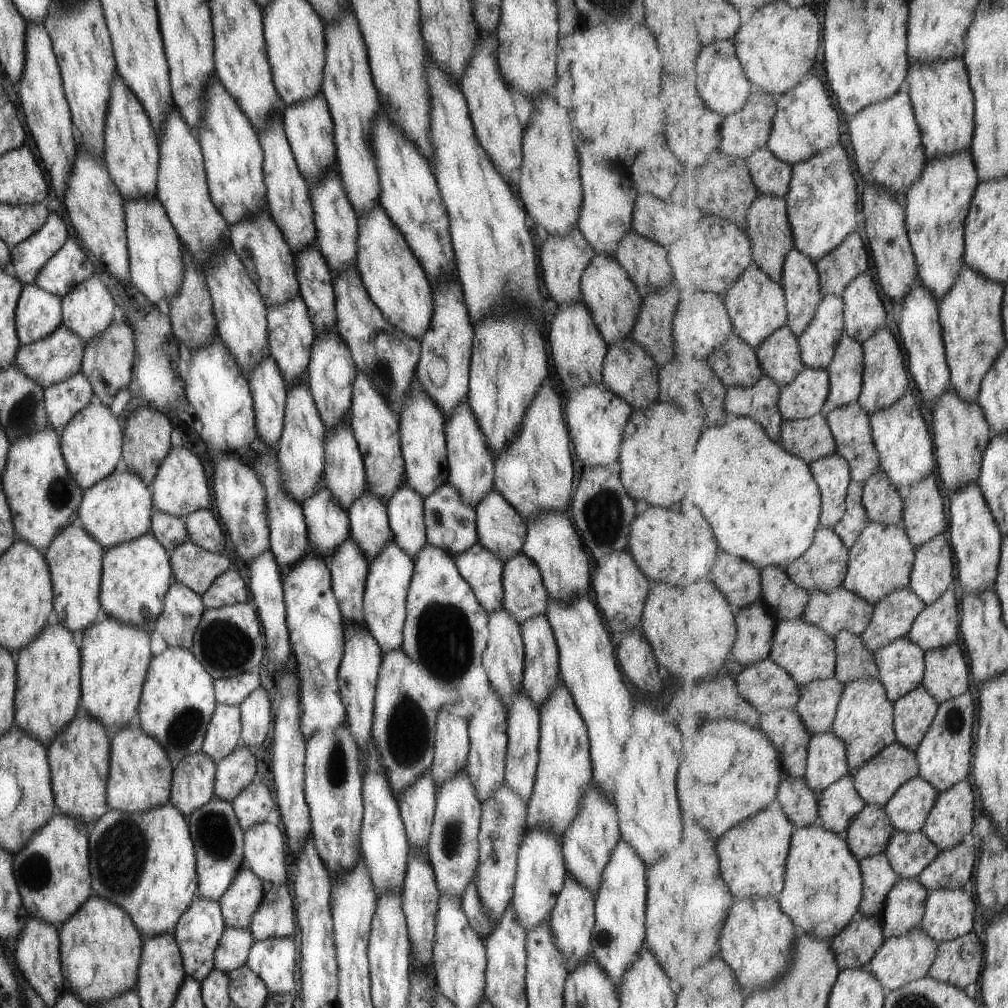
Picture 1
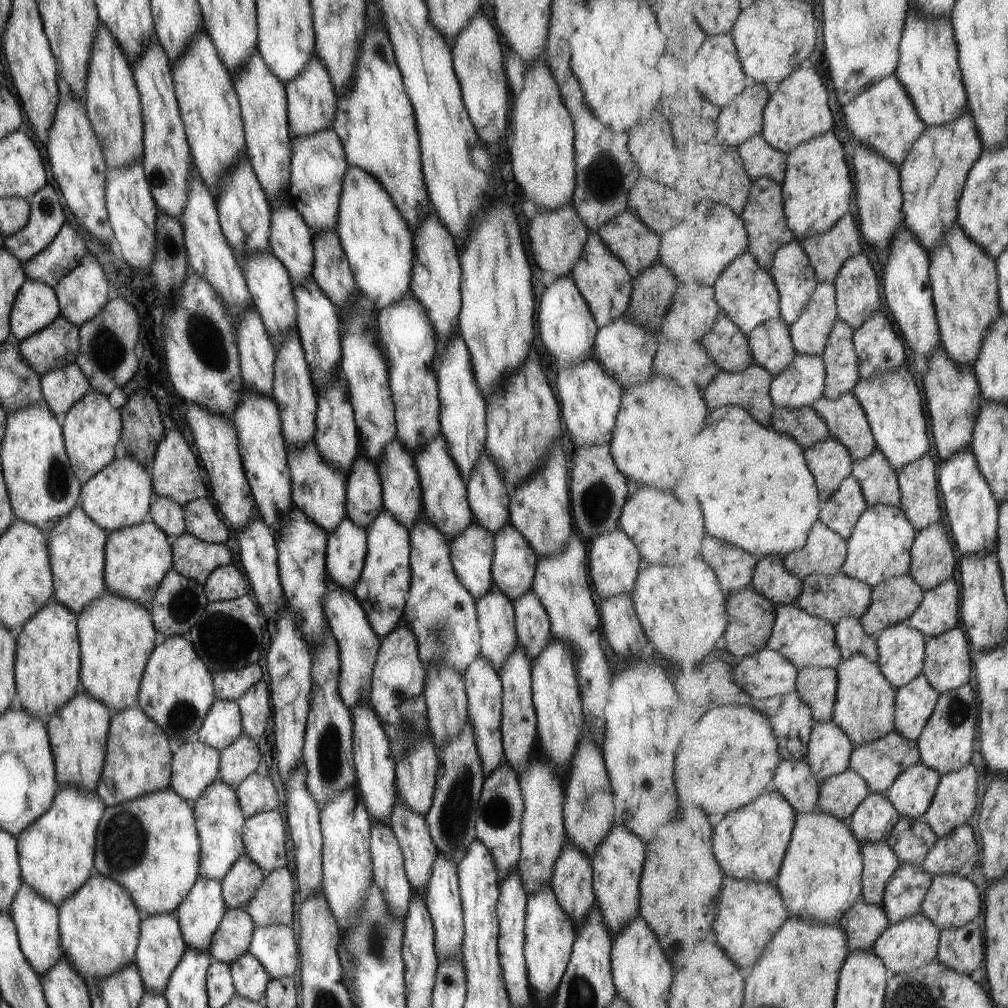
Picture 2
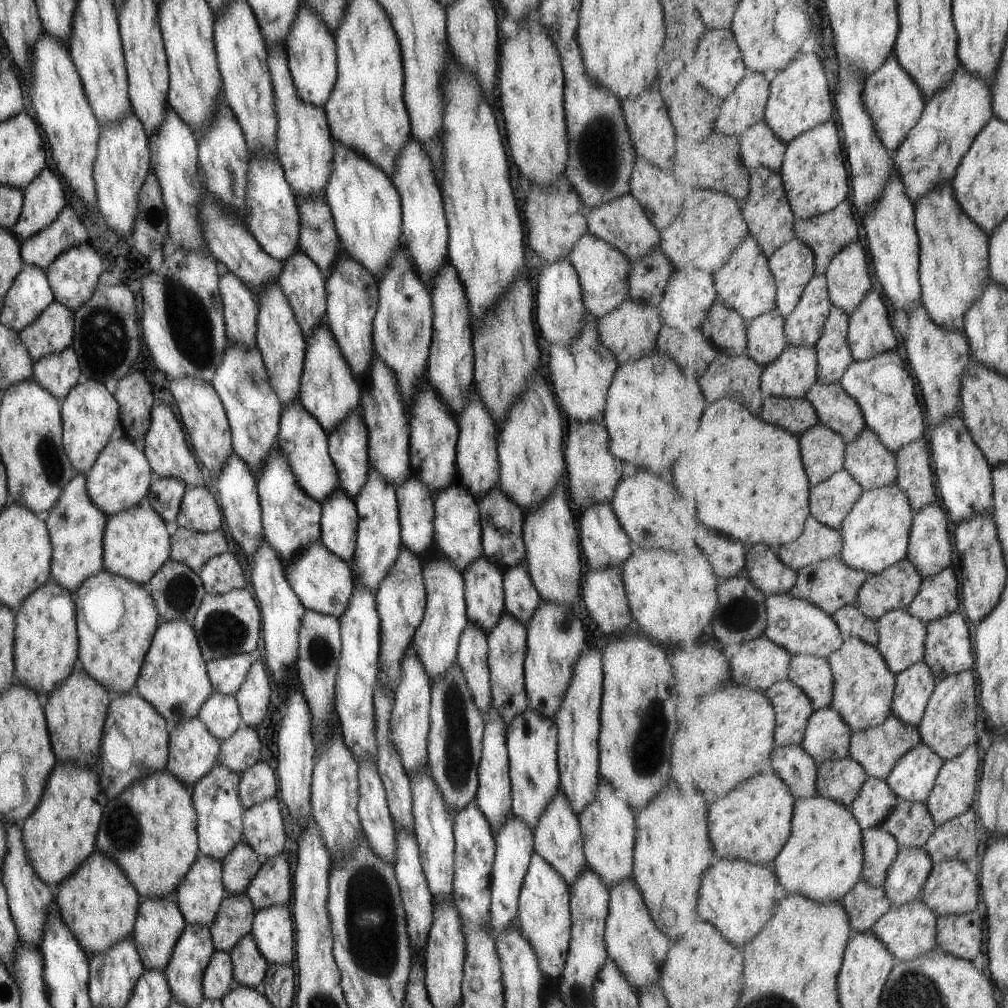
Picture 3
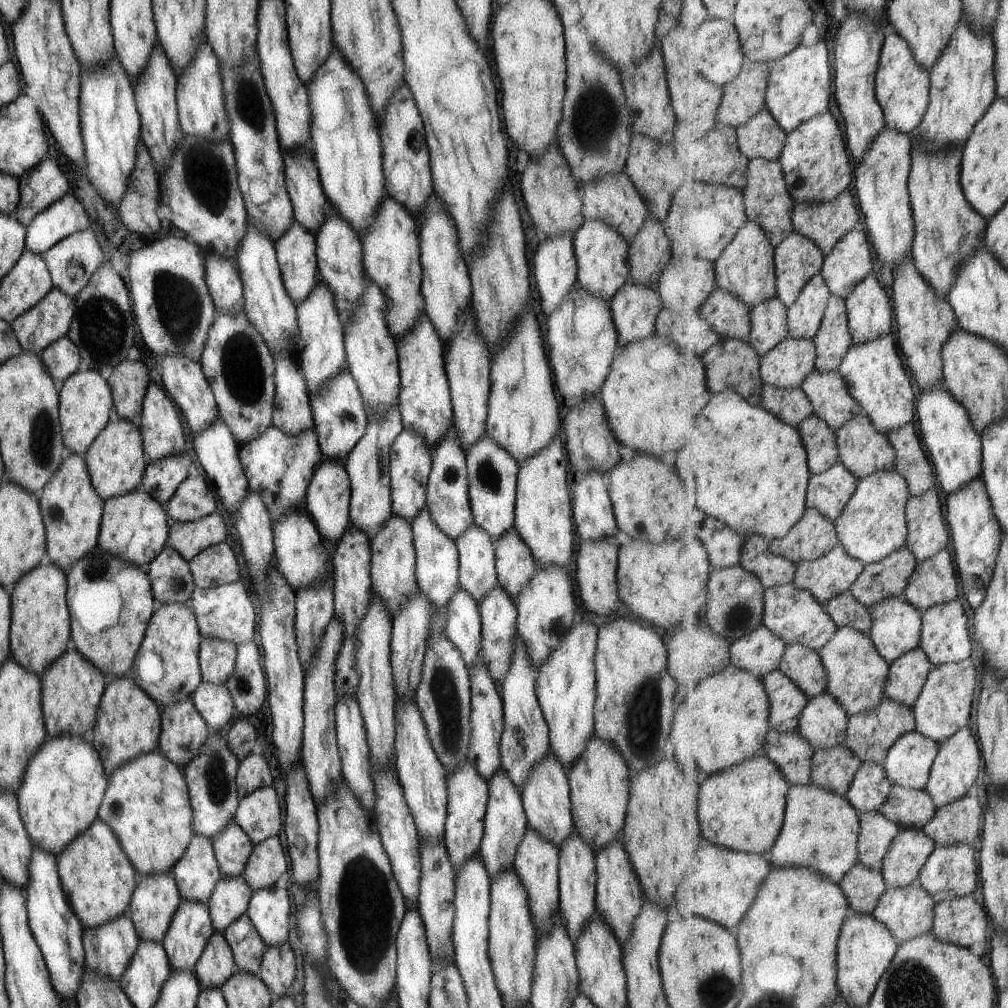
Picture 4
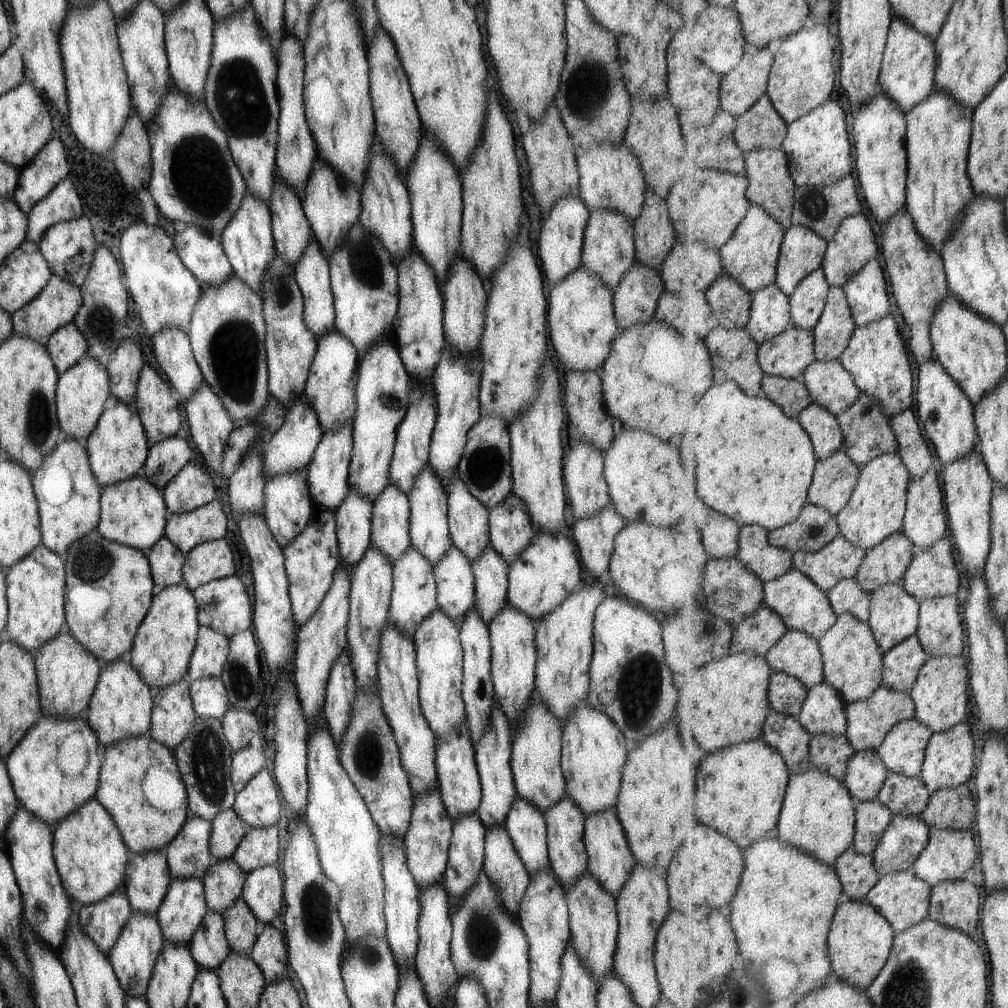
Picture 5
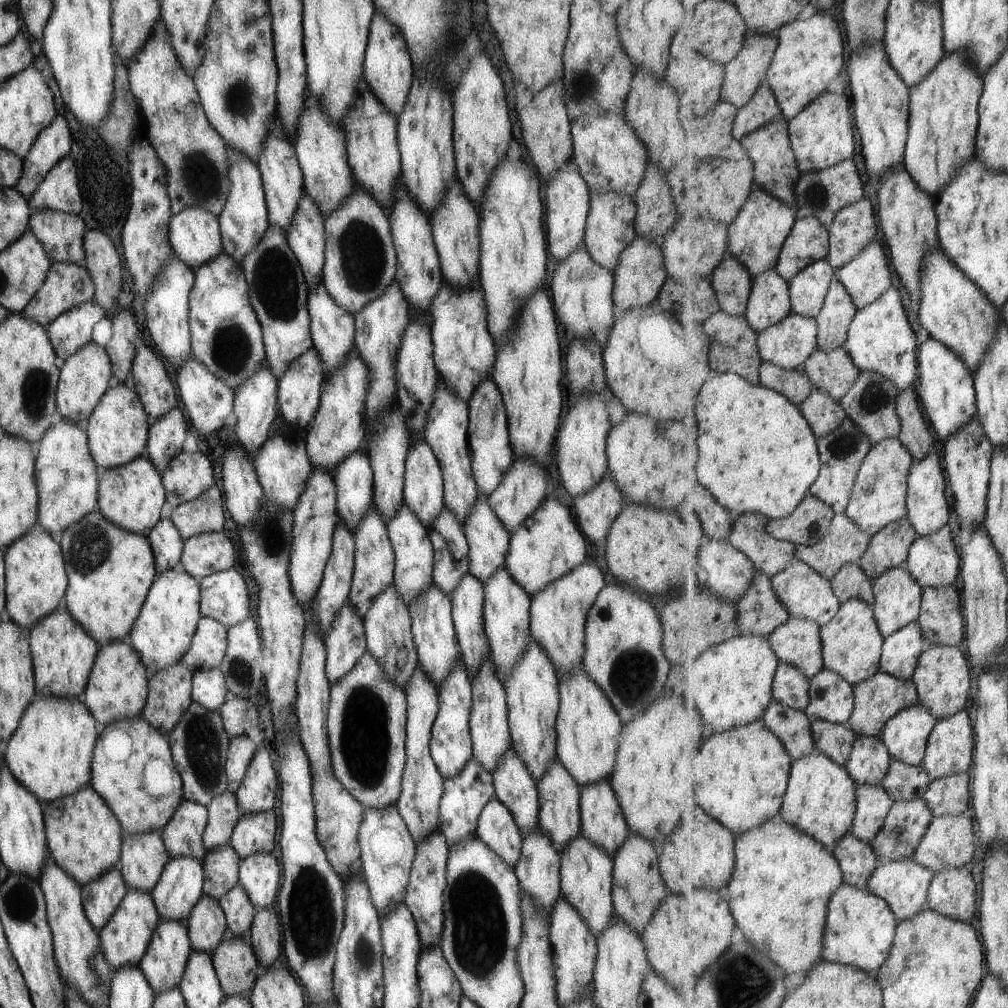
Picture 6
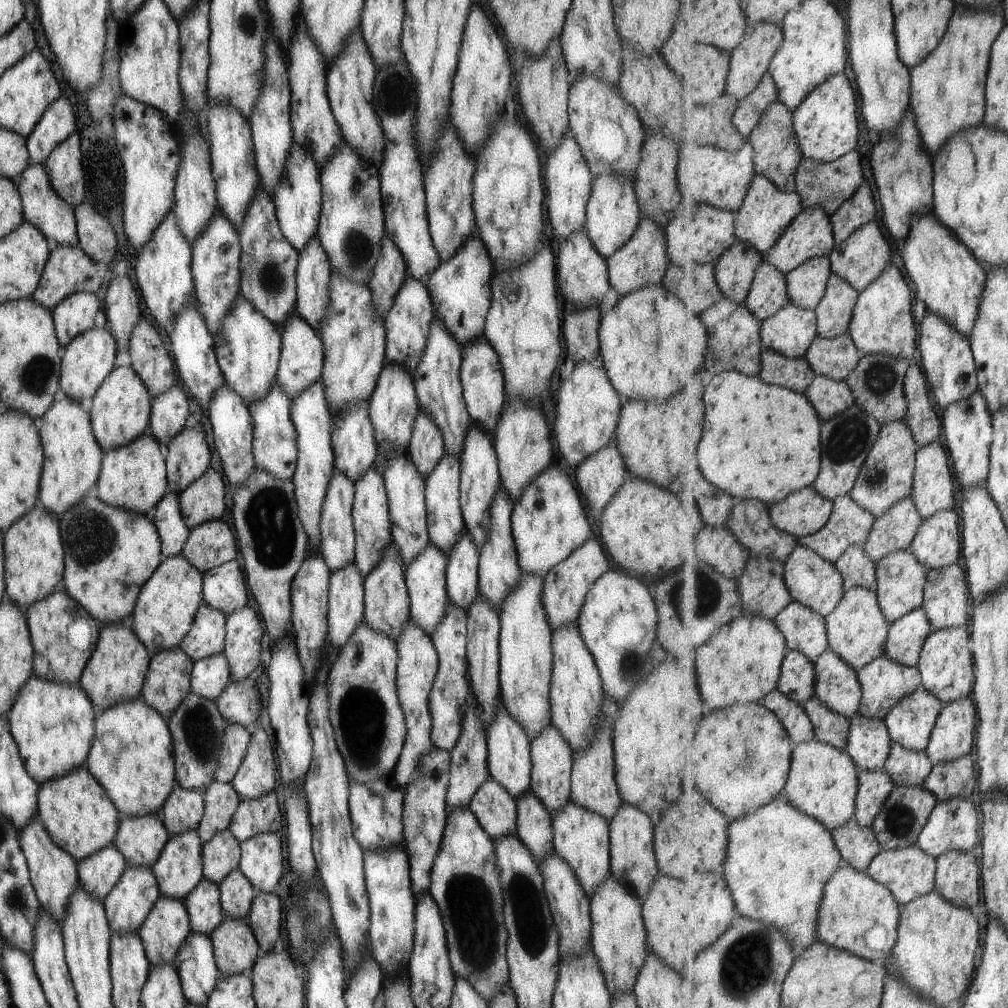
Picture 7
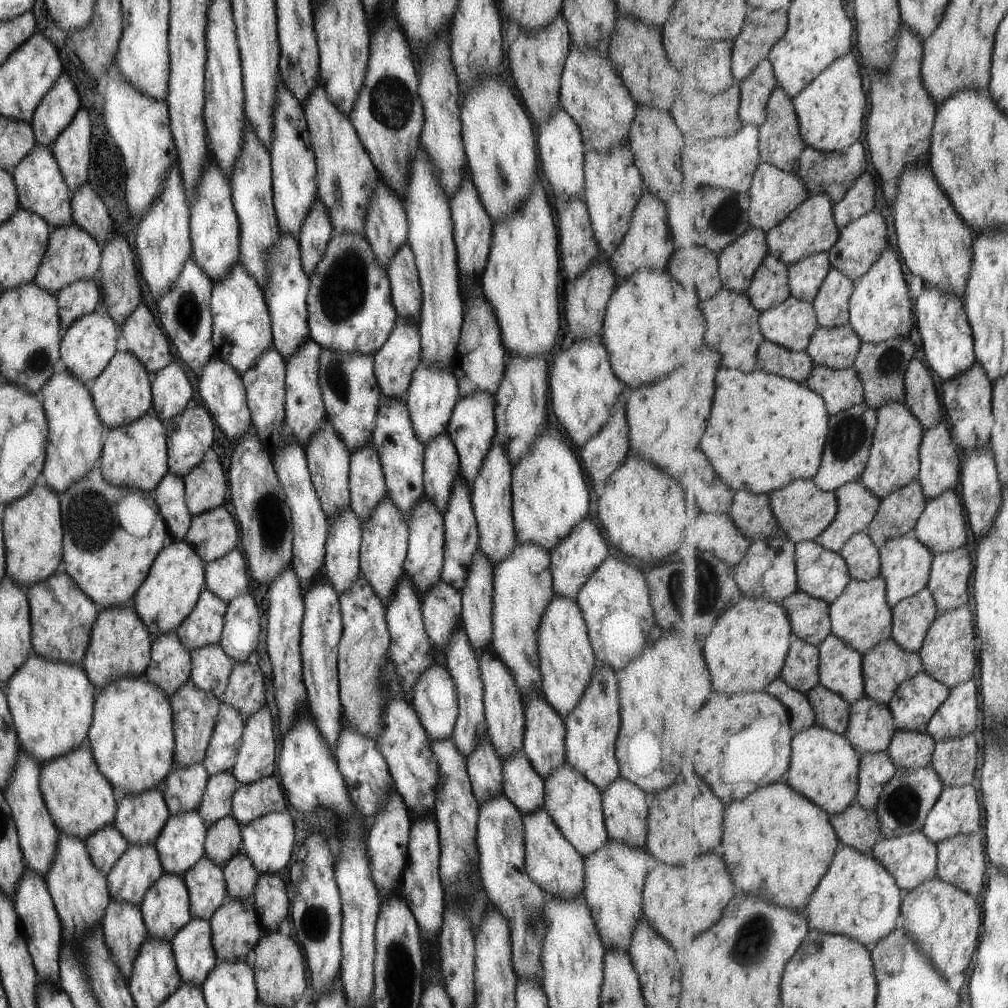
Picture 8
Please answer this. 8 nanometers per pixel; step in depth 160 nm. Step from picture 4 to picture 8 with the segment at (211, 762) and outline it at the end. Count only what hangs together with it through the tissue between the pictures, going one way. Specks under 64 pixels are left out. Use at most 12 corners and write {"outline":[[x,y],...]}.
{"outline":[[183,683],[168,701],[174,766],[202,764],[219,700]]}

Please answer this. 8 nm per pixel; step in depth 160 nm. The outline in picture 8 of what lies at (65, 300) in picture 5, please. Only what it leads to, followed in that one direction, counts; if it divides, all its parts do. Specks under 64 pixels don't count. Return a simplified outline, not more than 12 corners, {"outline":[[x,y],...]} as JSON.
{"outline":[[75,223],[50,231],[33,284],[91,279],[100,248]]}

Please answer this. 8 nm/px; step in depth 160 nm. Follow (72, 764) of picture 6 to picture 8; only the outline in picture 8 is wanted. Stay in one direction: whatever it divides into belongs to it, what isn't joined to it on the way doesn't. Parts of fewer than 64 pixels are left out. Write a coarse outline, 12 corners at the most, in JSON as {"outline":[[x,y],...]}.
{"outline":[[31,652],[2,690],[18,744],[47,763],[85,744],[97,690]]}

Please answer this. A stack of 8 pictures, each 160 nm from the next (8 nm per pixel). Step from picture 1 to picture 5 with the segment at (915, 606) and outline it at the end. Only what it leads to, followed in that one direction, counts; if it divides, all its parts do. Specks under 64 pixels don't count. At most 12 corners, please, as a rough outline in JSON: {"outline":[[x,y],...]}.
{"outline":[[903,530],[867,551],[856,581],[869,594],[902,582],[914,559]]}

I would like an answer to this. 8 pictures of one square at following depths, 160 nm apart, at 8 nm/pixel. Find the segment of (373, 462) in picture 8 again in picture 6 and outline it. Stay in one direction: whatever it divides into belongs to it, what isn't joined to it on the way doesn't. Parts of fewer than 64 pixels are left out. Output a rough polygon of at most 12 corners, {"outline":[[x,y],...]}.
{"outline":[[373,502],[353,534],[348,604],[361,620],[390,586],[394,552]]}

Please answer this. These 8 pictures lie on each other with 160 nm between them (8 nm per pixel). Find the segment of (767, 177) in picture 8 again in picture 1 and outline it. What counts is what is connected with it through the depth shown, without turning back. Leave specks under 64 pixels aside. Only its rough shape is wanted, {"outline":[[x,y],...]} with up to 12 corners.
{"outline":[[755,263],[723,295],[755,352],[788,326],[784,288]]}

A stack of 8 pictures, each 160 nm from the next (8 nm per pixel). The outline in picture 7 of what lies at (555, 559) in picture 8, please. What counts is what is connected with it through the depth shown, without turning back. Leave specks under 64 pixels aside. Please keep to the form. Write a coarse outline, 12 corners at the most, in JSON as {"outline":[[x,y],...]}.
{"outline":[[597,540],[551,566],[541,586],[550,629],[576,624],[608,570]]}

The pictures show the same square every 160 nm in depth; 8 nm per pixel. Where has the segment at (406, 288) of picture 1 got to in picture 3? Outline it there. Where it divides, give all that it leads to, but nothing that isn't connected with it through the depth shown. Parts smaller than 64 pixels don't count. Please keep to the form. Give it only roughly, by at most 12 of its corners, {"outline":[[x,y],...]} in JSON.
{"outline":[[335,152],[323,198],[340,250],[377,282],[399,248],[385,171]]}

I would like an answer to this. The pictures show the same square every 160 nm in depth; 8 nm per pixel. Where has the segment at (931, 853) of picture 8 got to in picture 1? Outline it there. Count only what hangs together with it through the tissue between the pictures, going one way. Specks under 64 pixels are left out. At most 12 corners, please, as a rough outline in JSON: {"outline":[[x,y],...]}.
{"outline":[[920,926],[891,937],[867,968],[897,991],[929,976],[939,943]]}

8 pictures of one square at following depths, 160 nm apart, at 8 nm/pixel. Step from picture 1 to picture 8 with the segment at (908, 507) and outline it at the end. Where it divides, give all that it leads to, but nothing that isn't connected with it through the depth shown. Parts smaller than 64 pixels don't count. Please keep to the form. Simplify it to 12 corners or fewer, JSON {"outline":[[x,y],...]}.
{"outline":[[913,359],[906,405],[925,432],[944,418],[931,371]]}

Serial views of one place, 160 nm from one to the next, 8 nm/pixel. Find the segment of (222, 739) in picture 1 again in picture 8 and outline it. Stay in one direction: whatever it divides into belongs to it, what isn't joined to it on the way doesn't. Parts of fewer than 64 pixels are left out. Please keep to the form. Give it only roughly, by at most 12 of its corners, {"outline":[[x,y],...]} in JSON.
{"outline":[[219,644],[189,651],[189,682],[219,699],[234,667]]}

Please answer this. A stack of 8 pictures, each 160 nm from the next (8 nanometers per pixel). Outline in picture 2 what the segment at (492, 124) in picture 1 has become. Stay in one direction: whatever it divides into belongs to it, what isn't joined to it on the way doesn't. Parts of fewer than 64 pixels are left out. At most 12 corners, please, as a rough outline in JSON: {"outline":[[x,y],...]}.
{"outline":[[475,16],[453,70],[477,136],[499,142],[509,110],[497,32]]}

